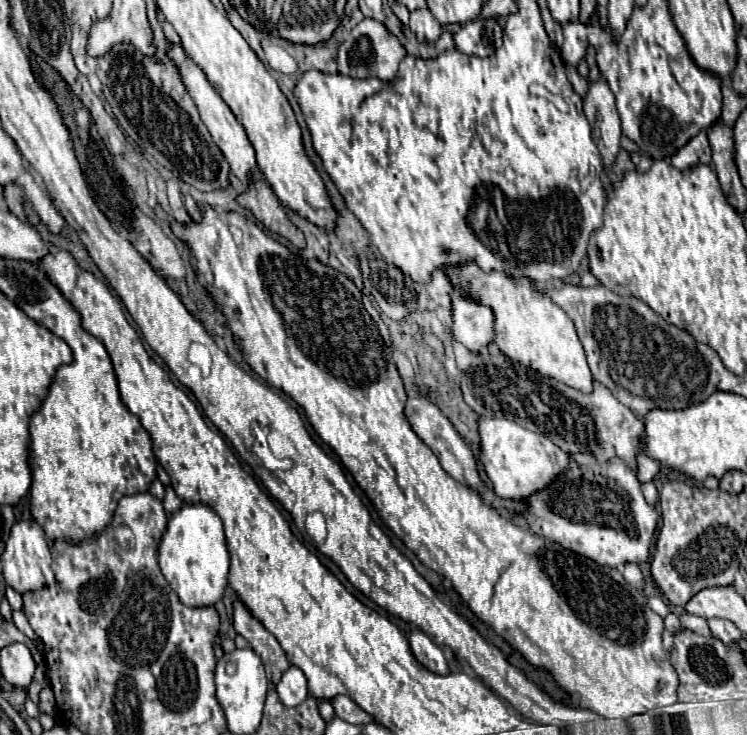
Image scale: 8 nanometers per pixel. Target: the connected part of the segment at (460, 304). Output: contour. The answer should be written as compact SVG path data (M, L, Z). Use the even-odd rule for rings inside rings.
M452 296L452 328L456 342L478 354L494 338L494 316L490 308L476 304L466 296Z

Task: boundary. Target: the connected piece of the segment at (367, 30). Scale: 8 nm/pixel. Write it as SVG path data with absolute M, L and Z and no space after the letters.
M364 18L360 24L356 24L352 28L350 36L340 44L336 64L338 64L338 72L344 76L350 76L350 78L376 76L384 82L390 82L396 78L398 62L402 60L404 54L406 54L406 50L400 46L396 36L386 30L384 24L380 24L372 18Z

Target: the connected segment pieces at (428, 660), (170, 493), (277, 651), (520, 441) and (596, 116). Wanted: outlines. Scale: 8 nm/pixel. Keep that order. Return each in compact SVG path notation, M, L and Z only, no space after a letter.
M412 630L408 636L408 642L410 642L410 648L412 648L416 660L422 666L426 666L430 672L436 672L436 674L450 672L444 652L422 630Z
M166 486L166 492L164 492L164 500L162 500L162 504L164 504L164 510L166 510L168 514L172 514L174 510L178 510L178 506L182 506L182 500L176 496L176 492L174 492L170 486Z
M234 600L234 628L240 636L248 640L250 648L262 658L262 664L266 668L266 676L270 678L270 682L278 684L282 672L286 672L290 666L286 660L286 654L280 648L278 640L238 600Z
M480 418L478 432L480 432L480 462L498 498L504 500L526 498L532 492L548 486L560 472L566 470L568 464L566 452L554 446L546 436L530 432L518 426L514 420Z
M602 76L590 84L588 96L584 98L584 112L592 126L592 140L602 154L602 162L610 166L620 150L622 128L616 110L616 98Z

